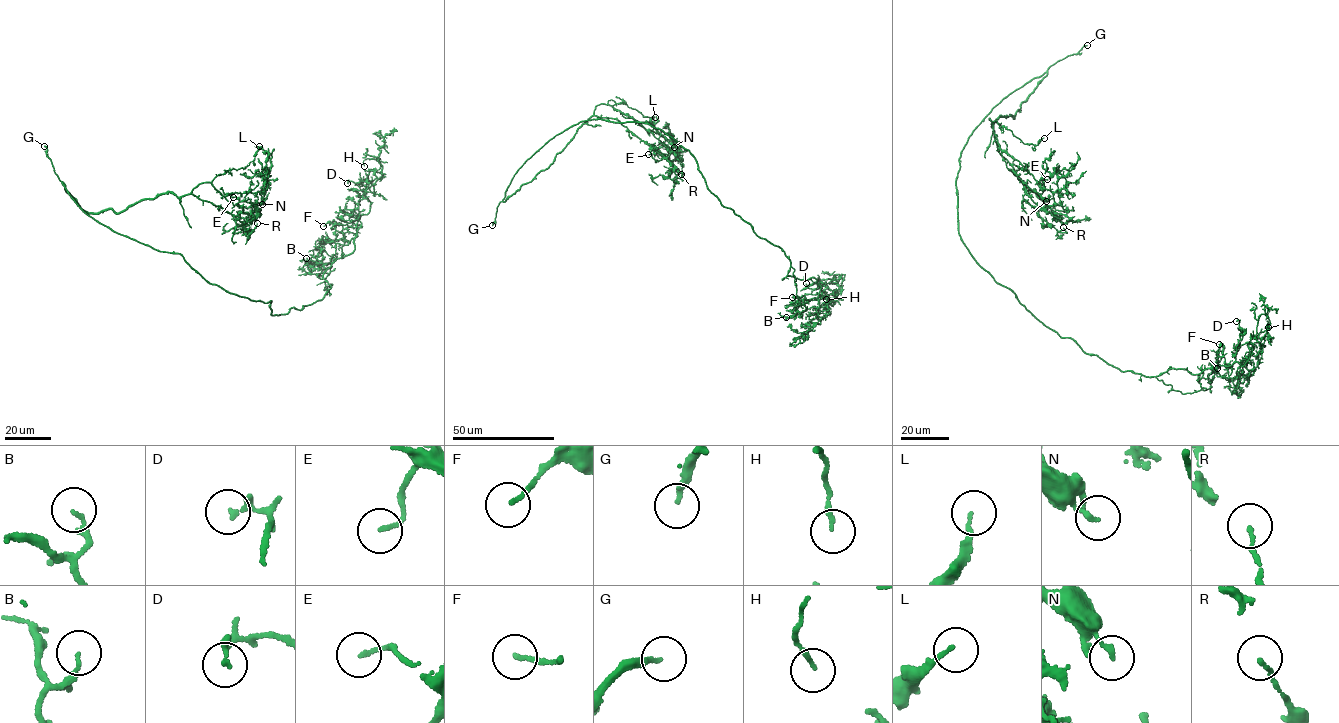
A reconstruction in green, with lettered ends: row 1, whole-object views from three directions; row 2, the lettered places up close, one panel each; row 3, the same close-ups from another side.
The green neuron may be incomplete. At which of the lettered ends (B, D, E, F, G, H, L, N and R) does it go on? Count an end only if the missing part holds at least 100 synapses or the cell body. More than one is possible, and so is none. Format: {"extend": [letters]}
{"extend": ["G"]}

